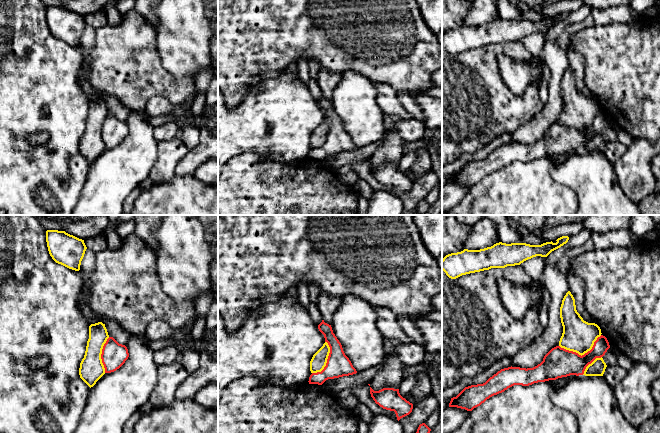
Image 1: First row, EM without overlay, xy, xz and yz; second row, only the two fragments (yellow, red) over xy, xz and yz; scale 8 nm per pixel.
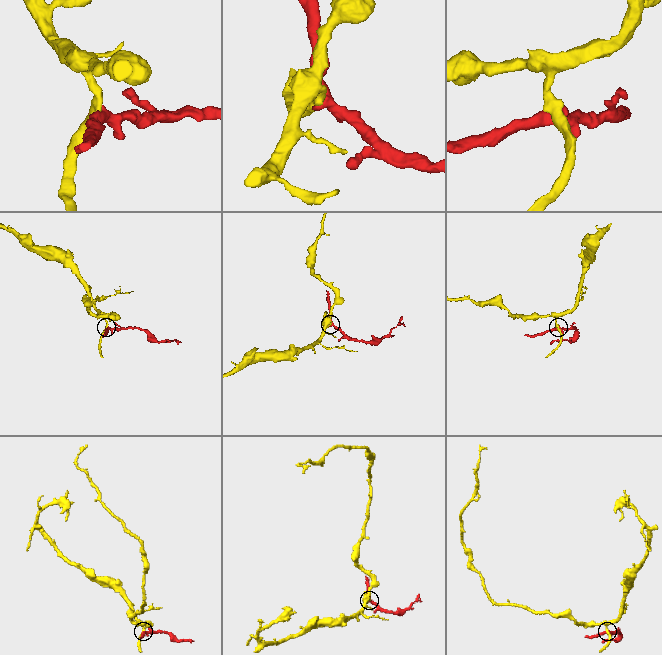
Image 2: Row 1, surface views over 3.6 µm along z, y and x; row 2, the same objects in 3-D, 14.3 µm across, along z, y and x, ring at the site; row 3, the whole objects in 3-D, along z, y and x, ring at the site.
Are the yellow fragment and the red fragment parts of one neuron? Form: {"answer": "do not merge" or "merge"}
{"answer": "do not merge"}

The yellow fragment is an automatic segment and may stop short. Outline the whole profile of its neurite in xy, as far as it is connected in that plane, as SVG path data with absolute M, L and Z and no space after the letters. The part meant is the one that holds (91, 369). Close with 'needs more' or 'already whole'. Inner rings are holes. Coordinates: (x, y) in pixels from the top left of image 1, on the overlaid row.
M102 322L89 326L89 339L84 358L80 363L79 375L90 388L105 374L101 354L108 338L107 329Z; already whole

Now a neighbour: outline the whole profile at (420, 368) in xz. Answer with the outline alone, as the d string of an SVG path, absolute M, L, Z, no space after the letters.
M422 364L416 365L416 366L404 366L403 367L403 372L407 372L410 374L418 374L418 373L426 373L427 370L425 366Z

